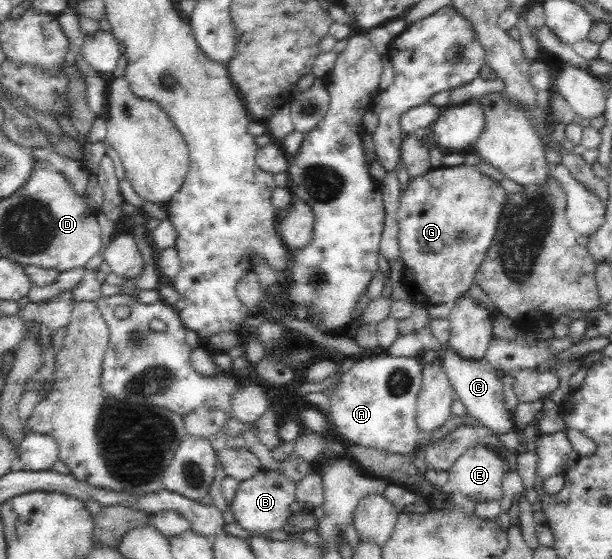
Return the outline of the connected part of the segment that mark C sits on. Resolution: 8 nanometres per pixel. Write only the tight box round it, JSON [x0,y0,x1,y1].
[441,346,514,436]

